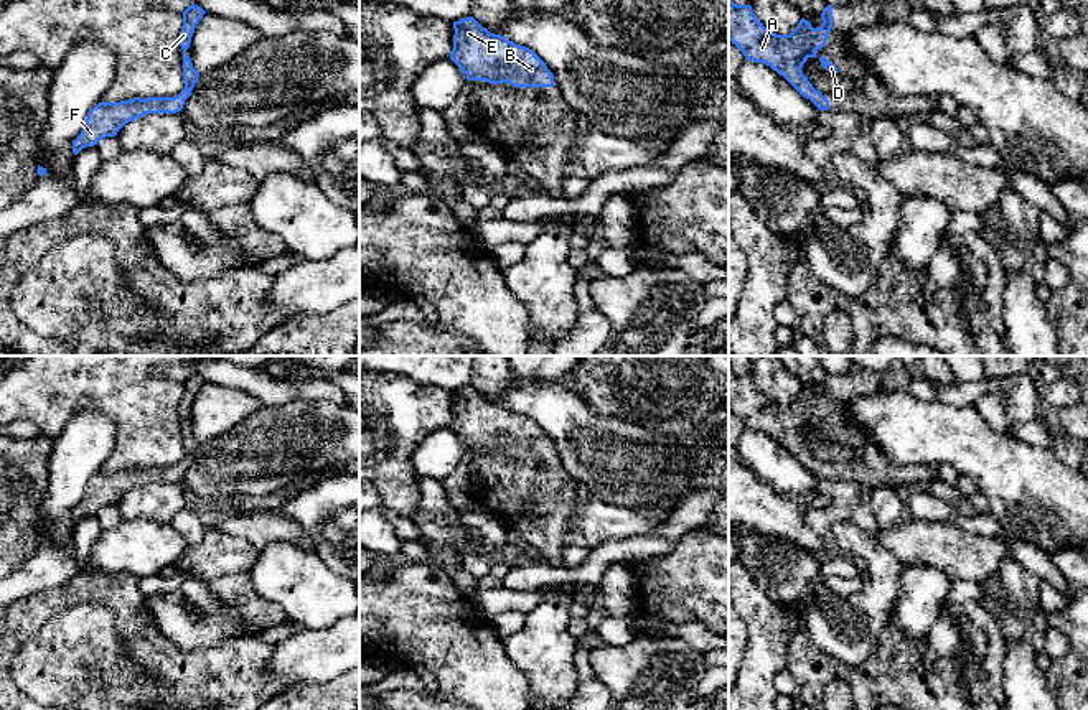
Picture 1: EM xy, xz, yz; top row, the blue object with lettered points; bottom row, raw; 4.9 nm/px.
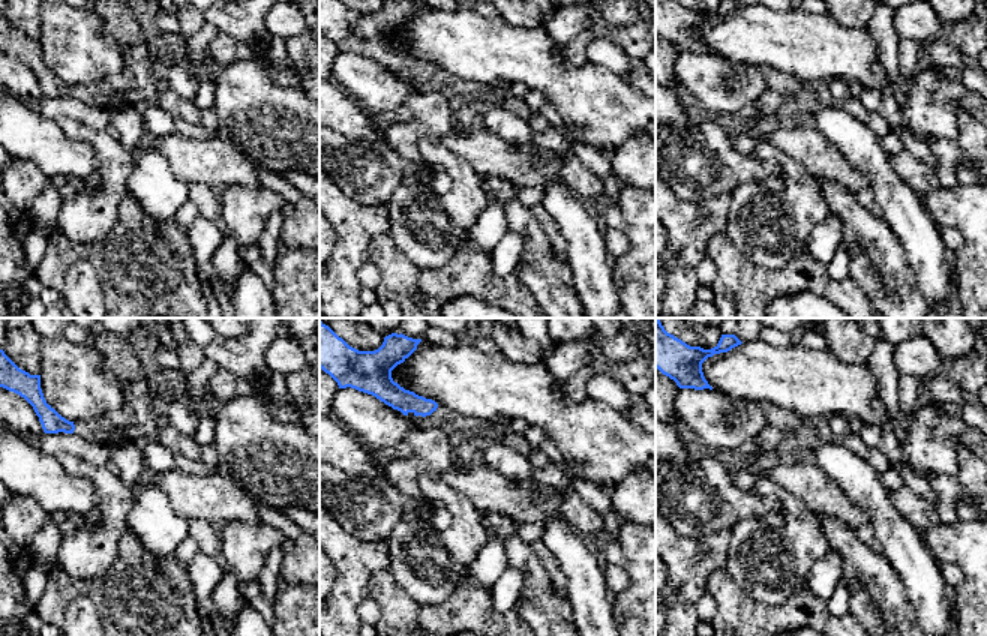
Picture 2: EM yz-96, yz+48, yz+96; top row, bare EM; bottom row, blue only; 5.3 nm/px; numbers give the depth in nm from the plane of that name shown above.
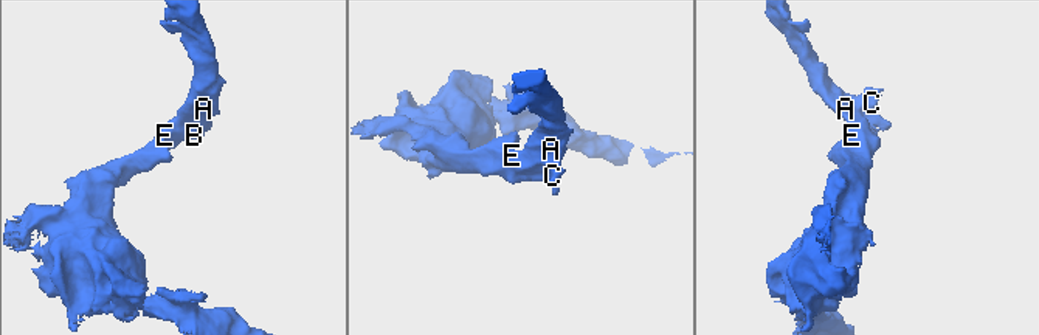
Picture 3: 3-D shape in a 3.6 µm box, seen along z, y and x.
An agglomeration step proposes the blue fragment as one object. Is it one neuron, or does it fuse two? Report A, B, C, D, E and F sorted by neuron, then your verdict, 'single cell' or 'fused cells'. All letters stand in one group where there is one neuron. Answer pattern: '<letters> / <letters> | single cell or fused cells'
A B C D E F | single cell

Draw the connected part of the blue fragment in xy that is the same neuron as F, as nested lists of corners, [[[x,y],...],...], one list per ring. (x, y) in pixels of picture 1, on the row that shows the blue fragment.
[[[191,3],[183,12],[183,28],[180,33],[180,46],[183,49],[183,79],[185,89],[175,97],[134,97],[120,102],[99,102],[87,112],[84,128],[73,142],[73,153],[77,155],[86,147],[97,145],[106,137],[115,137],[117,132],[135,119],[147,114],[176,114],[183,109],[185,100],[190,97],[199,72],[193,68],[186,49],[190,48],[191,36],[196,25],[206,12]]]

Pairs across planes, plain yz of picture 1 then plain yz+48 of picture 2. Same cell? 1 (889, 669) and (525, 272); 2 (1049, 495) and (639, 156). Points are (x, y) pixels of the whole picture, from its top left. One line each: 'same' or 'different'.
1: different
2: different

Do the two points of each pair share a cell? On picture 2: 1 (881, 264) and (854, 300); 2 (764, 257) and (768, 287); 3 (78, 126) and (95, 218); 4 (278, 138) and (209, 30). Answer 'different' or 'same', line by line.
1: different
2: different
3: same
4: same

